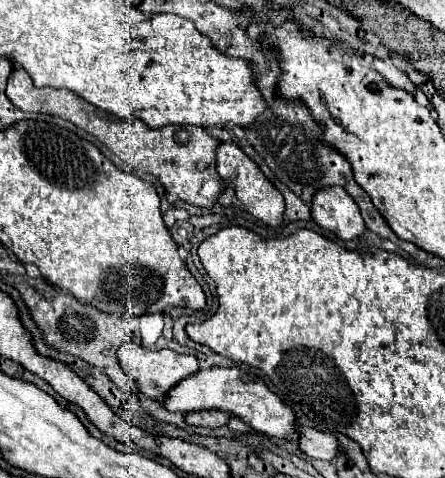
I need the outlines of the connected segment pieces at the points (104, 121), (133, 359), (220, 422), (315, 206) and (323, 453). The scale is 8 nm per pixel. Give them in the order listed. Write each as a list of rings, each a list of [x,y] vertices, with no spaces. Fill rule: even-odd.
[[[21,67],[15,69],[9,77],[7,99],[21,111],[37,111],[57,115],[61,119],[71,121],[73,125],[81,127],[83,131],[97,137],[105,147],[109,147],[115,155],[119,155],[131,169],[155,175],[169,193],[175,193],[181,201],[199,207],[211,207],[213,203],[199,195],[201,185],[205,179],[219,179],[215,169],[215,149],[219,141],[211,137],[203,127],[195,125],[167,125],[161,129],[151,129],[141,119],[123,119],[109,115],[107,111],[87,103],[79,95],[71,93],[69,89],[51,89],[51,87],[35,87],[29,73]],[[183,133],[187,133],[187,141],[183,143]]]
[[[127,341],[119,347],[117,351],[117,359],[123,367],[123,371],[135,381],[135,385],[139,387],[139,391],[149,397],[149,399],[161,399],[167,395],[167,391],[177,385],[181,379],[197,373],[199,369],[199,361],[193,355],[181,355],[175,353],[171,349],[161,349],[161,351],[151,351],[151,349],[143,349],[141,345]]]
[[[195,411],[195,413],[187,413],[185,421],[189,425],[199,425],[199,427],[223,427],[229,419],[229,413],[223,411]]]
[[[343,187],[319,189],[311,201],[311,217],[319,227],[333,231],[343,241],[365,231],[359,207]]]
[[[297,425],[297,431],[299,431],[297,447],[305,455],[315,457],[315,459],[325,459],[325,461],[331,461],[335,457],[335,437],[333,435],[327,435],[327,433],[321,433],[317,429],[303,427],[303,425]]]

